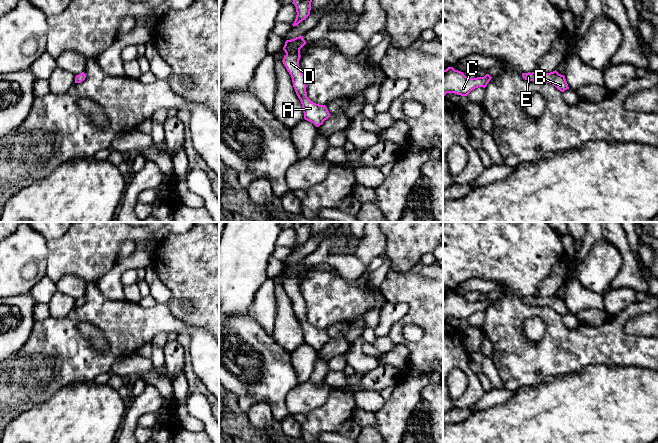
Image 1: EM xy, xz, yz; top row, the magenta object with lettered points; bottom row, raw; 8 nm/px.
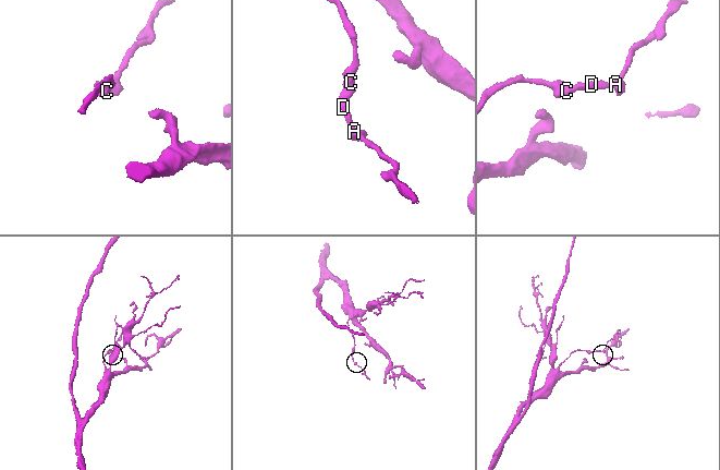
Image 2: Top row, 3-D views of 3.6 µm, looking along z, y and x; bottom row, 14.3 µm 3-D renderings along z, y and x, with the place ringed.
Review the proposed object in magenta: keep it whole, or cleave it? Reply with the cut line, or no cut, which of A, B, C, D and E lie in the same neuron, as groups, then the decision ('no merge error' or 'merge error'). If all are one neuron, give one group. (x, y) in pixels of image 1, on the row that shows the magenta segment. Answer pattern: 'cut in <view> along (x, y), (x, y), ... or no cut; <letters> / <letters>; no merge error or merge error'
no cut; A B C D E; no merge error

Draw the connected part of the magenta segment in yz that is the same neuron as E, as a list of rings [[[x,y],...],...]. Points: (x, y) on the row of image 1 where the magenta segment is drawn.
[[[556,70],[545,74],[541,74],[539,72],[522,73],[522,77],[527,81],[550,83],[561,92],[569,89],[565,76],[559,74]]]

